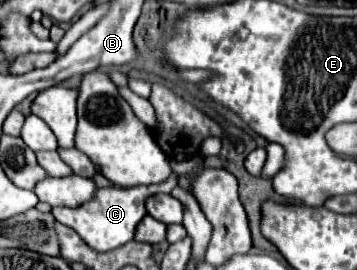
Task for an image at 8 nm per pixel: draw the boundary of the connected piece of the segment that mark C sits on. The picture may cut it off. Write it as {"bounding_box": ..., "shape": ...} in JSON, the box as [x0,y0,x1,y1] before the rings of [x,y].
{"bounding_box":[53,173,177,253],"shape":[[[172,173],[167,181],[163,181],[159,185],[151,185],[151,187],[129,187],[129,189],[109,187],[109,189],[97,189],[93,201],[83,203],[81,207],[75,207],[75,209],[55,207],[53,209],[53,217],[59,223],[63,223],[63,225],[73,227],[91,249],[95,249],[99,253],[107,253],[107,251],[113,251],[113,249],[133,241],[137,223],[147,215],[145,201],[147,201],[149,195],[155,195],[155,193],[161,193],[161,191],[172,191],[176,186],[177,175]]]}

